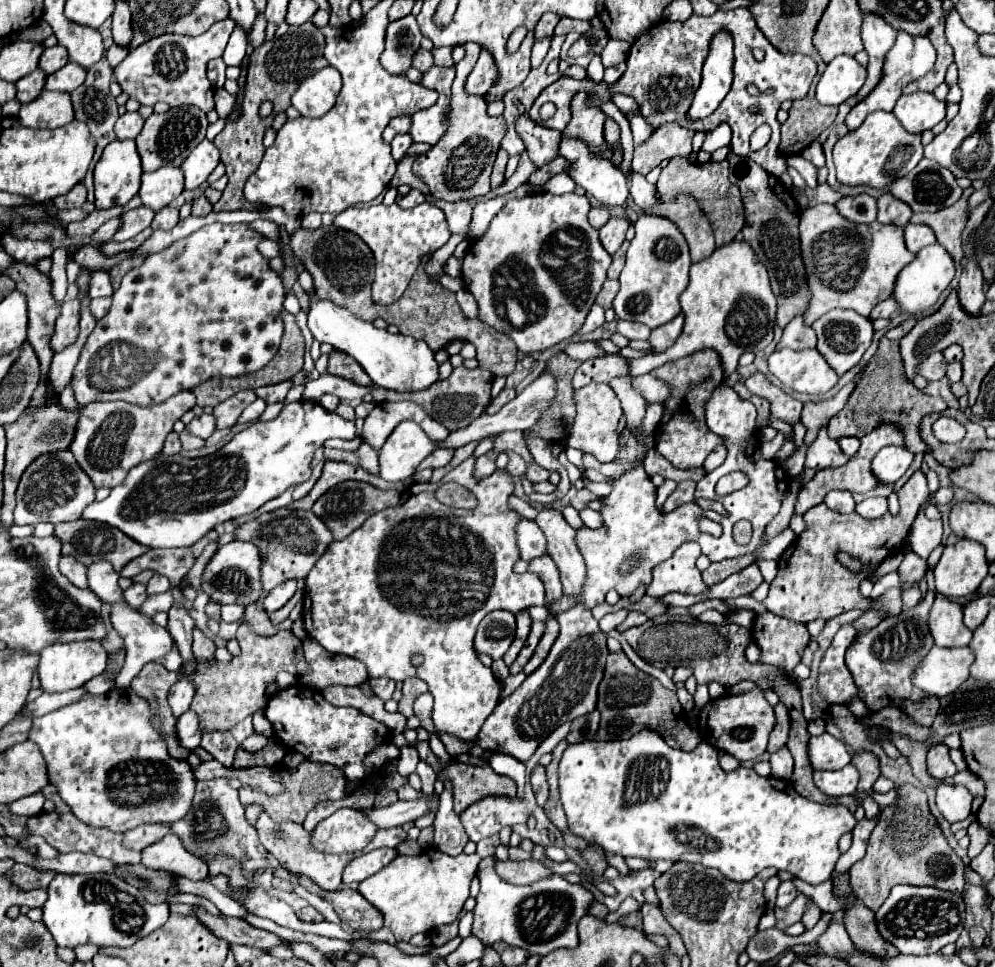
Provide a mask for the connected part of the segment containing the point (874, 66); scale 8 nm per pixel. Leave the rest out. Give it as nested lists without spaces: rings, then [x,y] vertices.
[[[862,11],[862,41],[864,41],[864,49],[870,57],[868,63],[868,77],[864,87],[854,95],[858,101],[862,101],[880,81],[882,75],[882,61],[884,55],[888,53],[888,47],[894,45],[896,39],[896,29],[888,27],[888,23],[884,23],[884,19],[880,19],[878,15],[872,15],[872,11]]]

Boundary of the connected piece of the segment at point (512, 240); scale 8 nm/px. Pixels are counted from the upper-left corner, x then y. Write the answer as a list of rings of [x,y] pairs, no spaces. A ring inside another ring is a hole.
[[[538,193],[524,199],[510,201],[488,225],[486,233],[470,241],[468,255],[464,257],[464,287],[476,297],[480,307],[480,321],[492,325],[496,331],[504,331],[522,353],[534,353],[548,349],[580,331],[584,319],[594,305],[596,295],[606,281],[610,255],[598,239],[598,229],[588,223],[590,203],[580,195],[552,195]],[[506,297],[514,297],[522,303],[526,313],[524,327],[516,329],[508,321]]]

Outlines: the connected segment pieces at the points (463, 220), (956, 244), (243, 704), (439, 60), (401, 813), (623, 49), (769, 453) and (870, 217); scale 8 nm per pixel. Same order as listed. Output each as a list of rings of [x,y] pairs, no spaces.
[[[426,197],[430,203],[442,207],[446,219],[448,219],[448,227],[452,235],[460,235],[464,239],[468,239],[470,235],[470,221],[472,206],[467,204],[467,201],[458,201],[458,203],[444,203],[438,199],[430,199]]]
[[[972,187],[965,189],[962,199],[958,199],[952,207],[944,207],[936,213],[914,213],[910,223],[926,223],[938,237],[938,243],[952,255],[954,263],[962,261],[962,231],[968,223],[968,197],[974,193]]]
[[[242,623],[238,627],[238,643],[242,647],[242,653],[234,657],[230,663],[198,661],[198,671],[194,679],[196,695],[191,709],[199,716],[199,727],[202,733],[212,729],[234,727],[238,721],[262,709],[266,685],[272,683],[280,671],[304,675],[308,669],[302,655],[302,643],[296,635],[292,635],[292,631],[278,631],[272,637],[260,637],[260,635],[254,635],[246,623]]]
[[[434,47],[434,49],[432,49],[434,63],[436,63],[436,65],[444,65],[444,67],[454,65],[454,61],[452,61],[452,57],[450,57],[452,49],[454,49],[454,47]]]
[[[398,801],[388,807],[380,809],[362,809],[364,817],[368,817],[372,823],[376,823],[378,829],[390,829],[404,825],[408,821],[416,821],[428,811],[426,801]]]
[[[610,39],[608,45],[606,45],[604,51],[602,51],[602,61],[604,61],[604,65],[610,67],[610,65],[618,65],[620,61],[626,61],[628,49],[630,49],[628,43],[624,43],[624,41],[612,41],[612,39]]]
[[[780,433],[774,441],[770,441],[770,443],[761,443],[760,451],[766,459],[774,459],[774,455],[776,455],[776,451],[782,447],[782,443],[784,443],[784,435]]]
[[[868,193],[846,195],[836,203],[838,213],[852,223],[872,223],[876,221],[876,199]]]

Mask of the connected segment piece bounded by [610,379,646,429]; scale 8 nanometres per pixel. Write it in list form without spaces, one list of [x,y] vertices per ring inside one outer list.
[[[614,379],[610,385],[616,391],[618,399],[622,401],[622,409],[624,409],[624,415],[628,419],[626,427],[636,429],[642,423],[642,419],[644,419],[646,401],[630,387],[630,383],[626,379]]]

